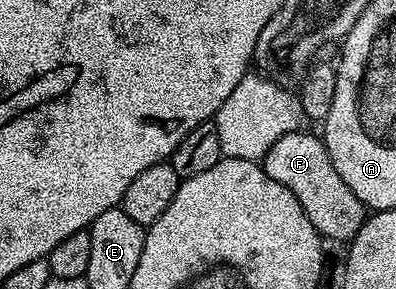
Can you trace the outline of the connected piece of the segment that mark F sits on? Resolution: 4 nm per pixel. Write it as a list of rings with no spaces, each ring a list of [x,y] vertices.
[[[301,130],[278,138],[278,142],[274,142],[265,154],[262,167],[270,178],[274,178],[274,182],[282,182],[282,186],[298,198],[306,218],[310,218],[314,230],[325,241],[350,242],[358,230],[362,230],[366,219],[364,203],[358,194],[354,194],[354,190],[350,190],[350,186],[346,186],[346,182],[342,182],[338,170],[334,170],[334,162],[330,162],[323,139],[317,133],[315,136],[312,132]]]

